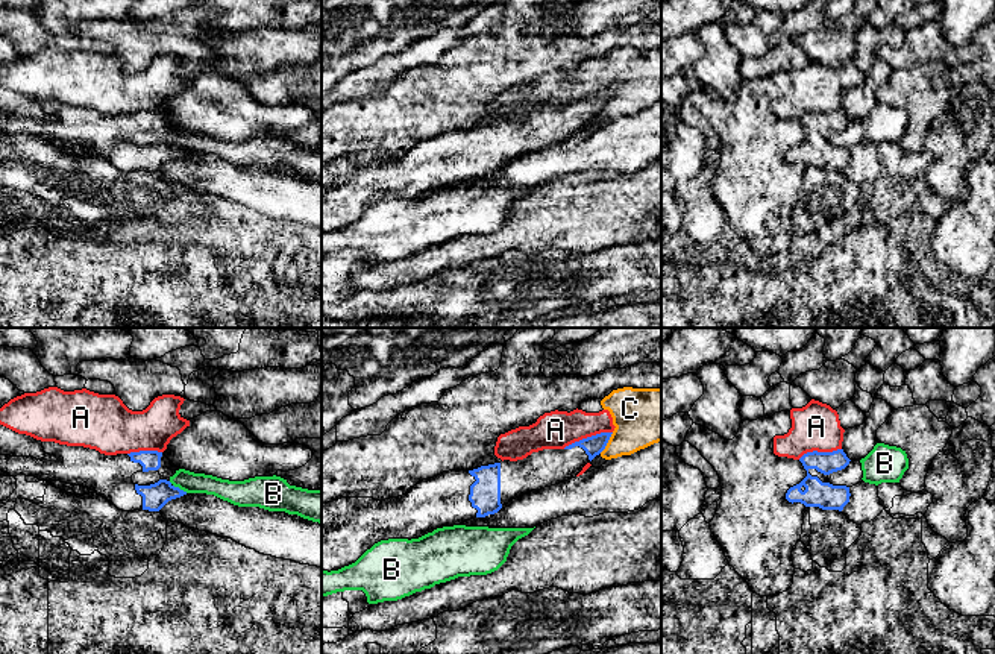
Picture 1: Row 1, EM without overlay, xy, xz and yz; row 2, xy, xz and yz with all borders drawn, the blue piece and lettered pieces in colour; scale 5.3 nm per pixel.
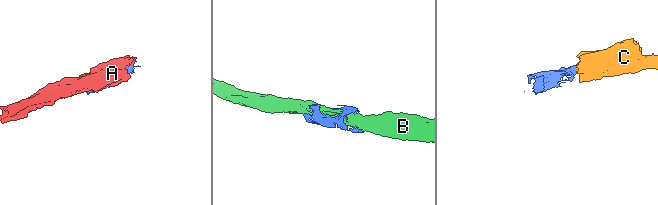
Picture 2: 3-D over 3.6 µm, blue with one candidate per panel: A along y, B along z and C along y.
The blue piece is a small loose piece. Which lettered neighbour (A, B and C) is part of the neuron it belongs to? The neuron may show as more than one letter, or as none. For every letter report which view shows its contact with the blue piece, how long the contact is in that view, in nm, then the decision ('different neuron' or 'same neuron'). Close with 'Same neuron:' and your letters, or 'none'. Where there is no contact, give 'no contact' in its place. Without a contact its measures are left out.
A: meets blue in xz; contact 280 nm long; different neuron
B: meets blue in xy; contact 120 nm long; different neuron
C: meets blue in xz; contact 130 nm long; different neuron
Same neuron: none

